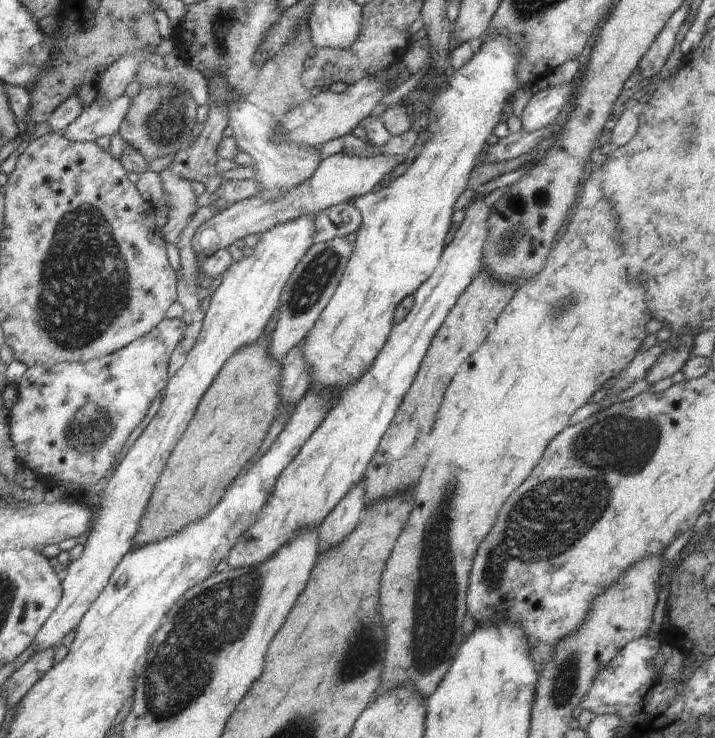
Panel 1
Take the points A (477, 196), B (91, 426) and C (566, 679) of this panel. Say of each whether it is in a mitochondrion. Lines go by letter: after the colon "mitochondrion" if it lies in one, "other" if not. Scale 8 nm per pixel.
A: other
B: mitochondrion
C: mitochondrion

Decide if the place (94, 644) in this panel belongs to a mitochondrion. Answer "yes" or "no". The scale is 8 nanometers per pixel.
no

